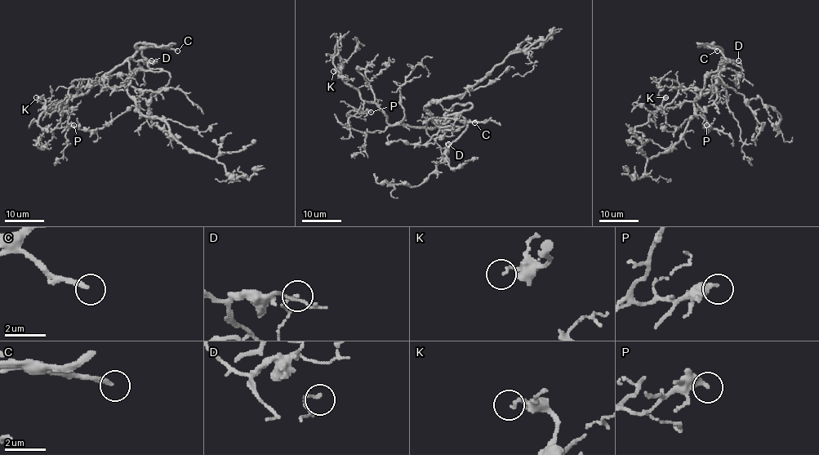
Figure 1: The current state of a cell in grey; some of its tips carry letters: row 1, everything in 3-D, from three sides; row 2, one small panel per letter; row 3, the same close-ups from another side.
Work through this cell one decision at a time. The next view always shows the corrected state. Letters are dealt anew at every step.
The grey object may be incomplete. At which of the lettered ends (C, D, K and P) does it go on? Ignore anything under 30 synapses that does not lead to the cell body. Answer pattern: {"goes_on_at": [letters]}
{"goes_on_at": ["C"]}

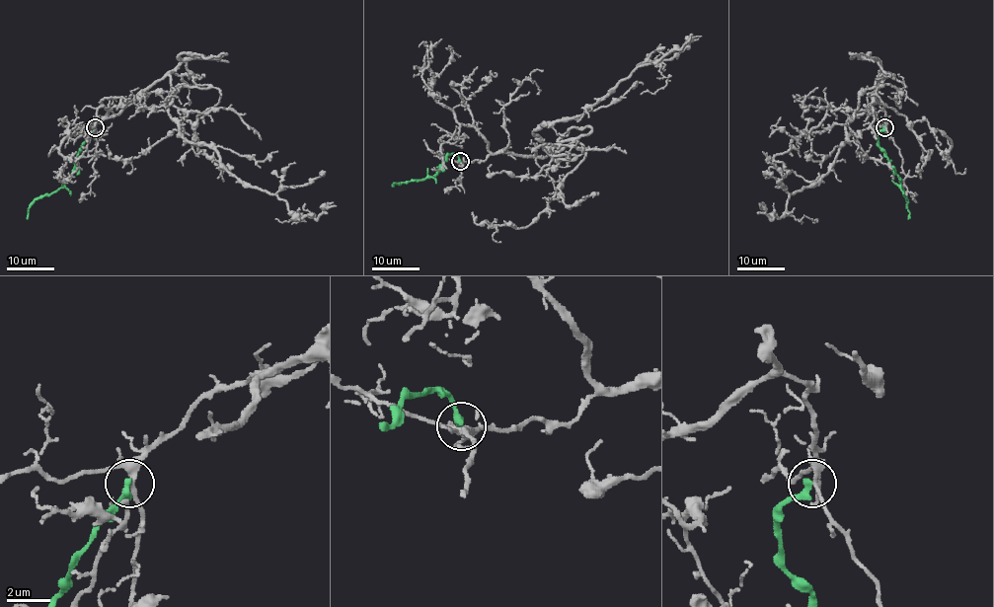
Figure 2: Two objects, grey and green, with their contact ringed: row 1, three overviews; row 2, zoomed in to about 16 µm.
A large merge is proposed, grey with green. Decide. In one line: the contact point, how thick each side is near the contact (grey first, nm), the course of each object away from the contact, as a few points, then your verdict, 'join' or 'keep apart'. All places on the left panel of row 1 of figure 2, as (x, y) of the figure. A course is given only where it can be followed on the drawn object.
at (95, 127); 200 nm thick on the grey side, 360 nm on the other; grey runs (95, 127), (170, 73), (191, 75), (208, 86), (176, 91), (168, 111), (179, 133), (302, 219), (275, 218); green runs (95, 127), (78, 152), (75, 169), (68, 180), (56, 190), (40, 195), (30, 206), (28, 219); keep apart

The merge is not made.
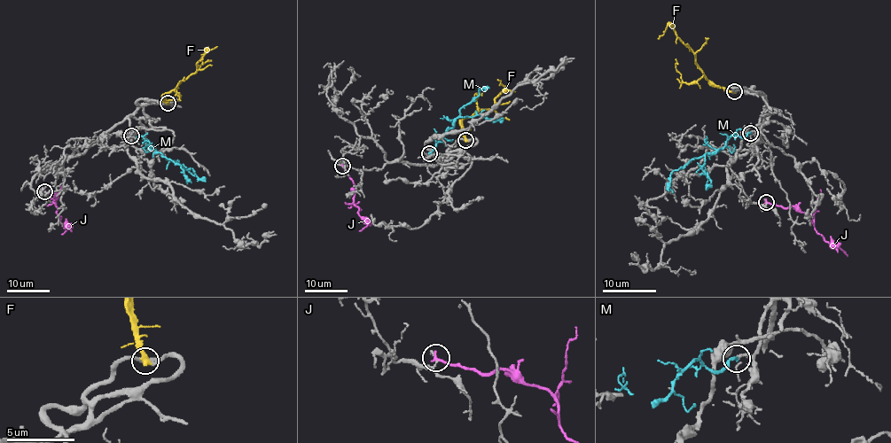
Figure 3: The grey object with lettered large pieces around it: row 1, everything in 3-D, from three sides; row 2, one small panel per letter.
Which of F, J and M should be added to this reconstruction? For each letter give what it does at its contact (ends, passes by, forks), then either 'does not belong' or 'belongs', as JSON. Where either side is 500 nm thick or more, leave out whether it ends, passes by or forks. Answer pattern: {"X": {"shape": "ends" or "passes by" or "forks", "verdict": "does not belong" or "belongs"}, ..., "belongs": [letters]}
{"F": {"shape": "ends", "verdict": "does not belong"}, "J": {"shape": "ends", "verdict": "does not belong"}, "M": {"shape": "ends", "verdict": "belongs"}, "belongs": ["M"]}

